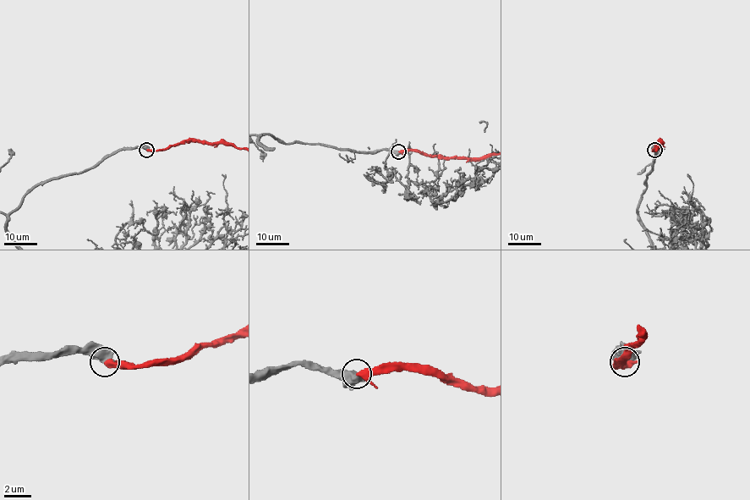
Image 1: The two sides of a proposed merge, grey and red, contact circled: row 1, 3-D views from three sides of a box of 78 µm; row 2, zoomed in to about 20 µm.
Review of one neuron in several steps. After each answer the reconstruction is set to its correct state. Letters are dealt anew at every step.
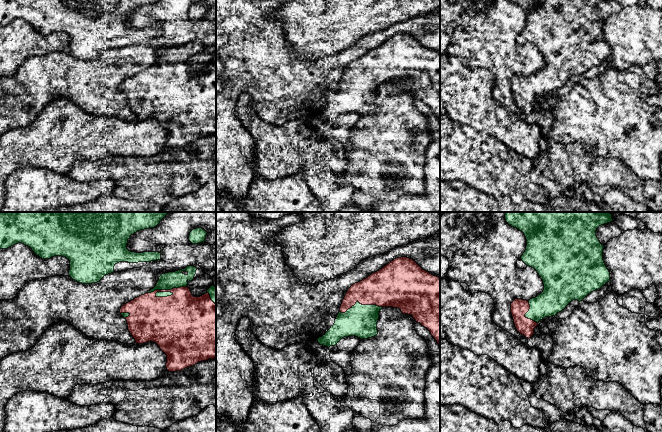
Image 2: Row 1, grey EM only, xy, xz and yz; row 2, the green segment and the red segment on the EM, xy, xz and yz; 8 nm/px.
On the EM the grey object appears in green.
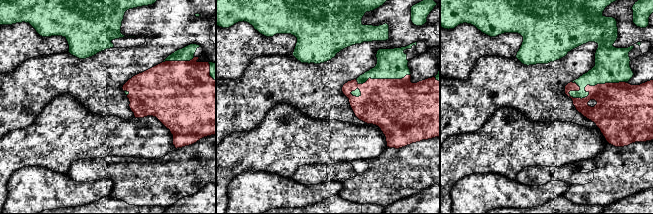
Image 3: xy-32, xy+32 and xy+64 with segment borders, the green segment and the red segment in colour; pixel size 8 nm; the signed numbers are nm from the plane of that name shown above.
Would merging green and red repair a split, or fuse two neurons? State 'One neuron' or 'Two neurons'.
One neuron

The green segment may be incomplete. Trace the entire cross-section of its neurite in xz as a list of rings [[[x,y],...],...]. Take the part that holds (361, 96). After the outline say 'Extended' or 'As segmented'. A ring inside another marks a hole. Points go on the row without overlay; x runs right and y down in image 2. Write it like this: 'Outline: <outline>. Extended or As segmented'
Outline: [[[396,34],[347,67],[335,99],[317,115],[323,122],[335,122],[344,113],[368,115],[378,110],[379,87],[383,83],[399,84],[427,104],[440,122],[440,54],[423,46],[413,35]]]. Extended

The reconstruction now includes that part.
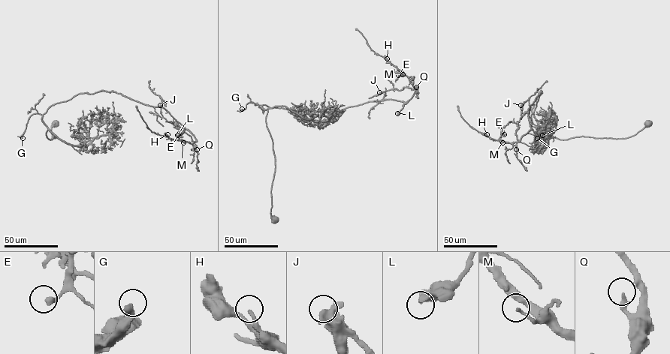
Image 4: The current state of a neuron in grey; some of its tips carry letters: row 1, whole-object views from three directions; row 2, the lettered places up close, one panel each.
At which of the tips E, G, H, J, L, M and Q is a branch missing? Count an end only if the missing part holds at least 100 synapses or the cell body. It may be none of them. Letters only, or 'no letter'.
G

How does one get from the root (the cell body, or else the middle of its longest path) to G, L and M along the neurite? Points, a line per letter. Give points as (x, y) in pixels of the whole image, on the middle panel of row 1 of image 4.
G: (275, 218), (271, 214), (275, 155), (266, 121), (267, 109), (251, 103), (242, 109)
L: (275, 218), (275, 155), (263, 105), (335, 112), (395, 99), (404, 103), (397, 113)
M: (275, 218), (275, 155), (267, 109), (261, 106), (335, 112), (369, 101), (405, 103), (415, 91), (402, 74)

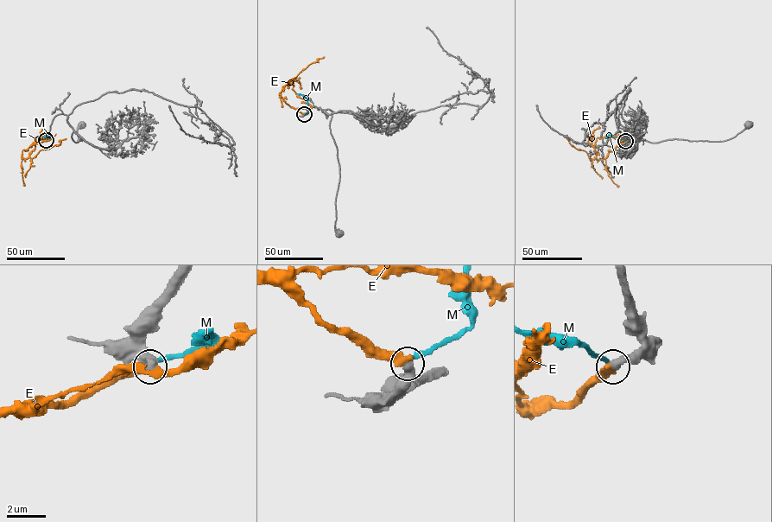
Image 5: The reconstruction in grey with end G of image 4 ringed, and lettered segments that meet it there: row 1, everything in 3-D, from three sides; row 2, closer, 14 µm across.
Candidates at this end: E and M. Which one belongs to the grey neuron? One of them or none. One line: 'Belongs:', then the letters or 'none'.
Belongs: E

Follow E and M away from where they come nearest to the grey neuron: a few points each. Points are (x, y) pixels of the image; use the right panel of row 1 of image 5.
E: (625, 141), (609, 150), (605, 158), (591, 159), (585, 150), (577, 149), (566, 138)
M: (626, 141), (609, 135), (604, 138)

